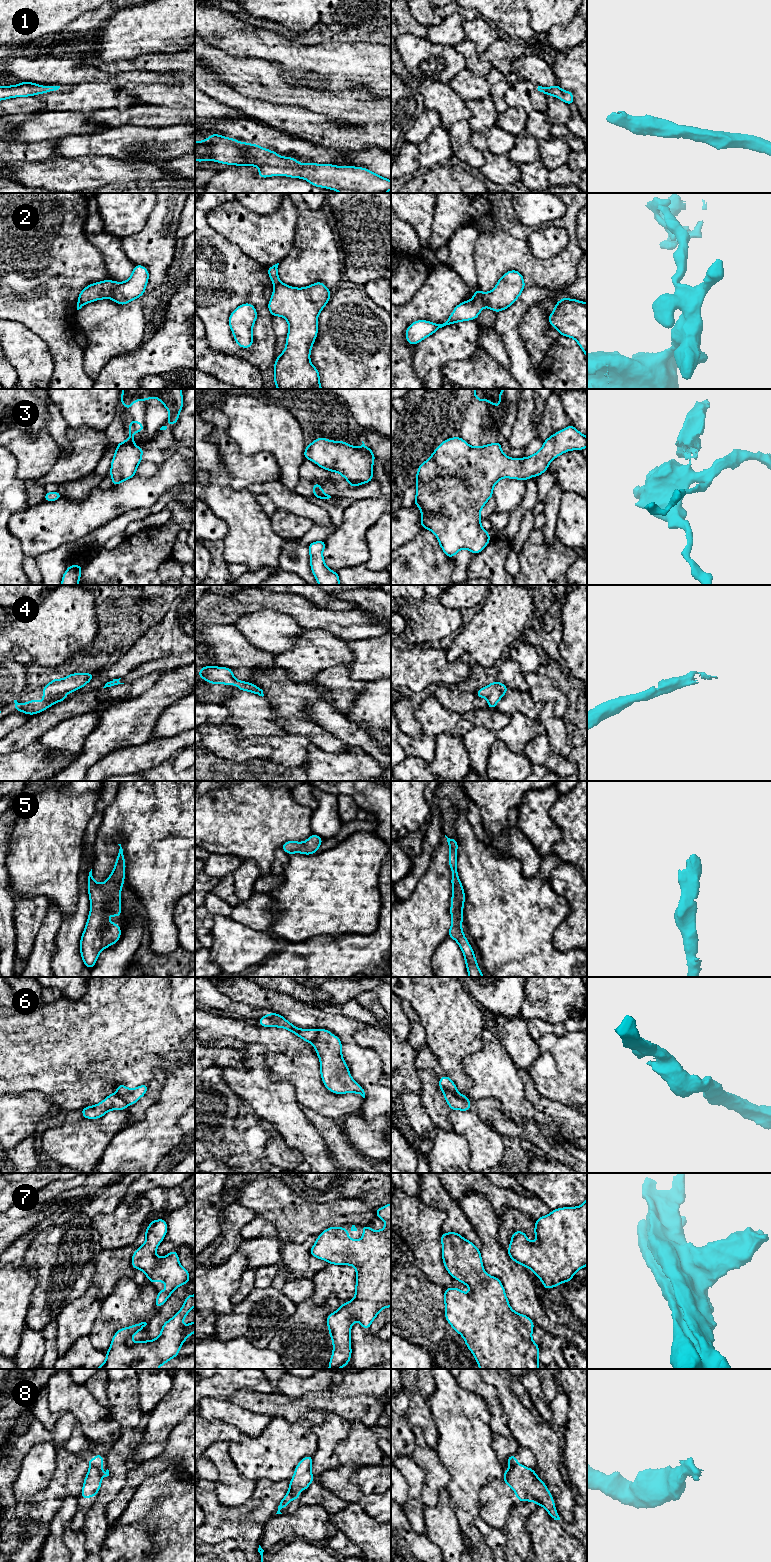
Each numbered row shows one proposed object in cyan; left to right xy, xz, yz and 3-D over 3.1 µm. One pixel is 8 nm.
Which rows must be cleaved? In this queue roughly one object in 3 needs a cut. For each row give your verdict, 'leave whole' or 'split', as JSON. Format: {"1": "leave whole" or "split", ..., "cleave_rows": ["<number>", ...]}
{"1": "leave whole", "2": "split", "3": "split", "4": "leave whole", "5": "leave whole", "6": "split", "7": "leave whole", "8": "split", "cleave_rows": ["2", "3", "6", "8"]}

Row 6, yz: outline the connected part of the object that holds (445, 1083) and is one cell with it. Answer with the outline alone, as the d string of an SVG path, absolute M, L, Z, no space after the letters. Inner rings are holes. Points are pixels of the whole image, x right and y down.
M446 1075L444 1077L439 1078L438 1080L439 1080L439 1087L442 1092L449 1091L449 1092L451 1092L457 1096L463 1097L469 1101L467 1096L462 1095L458 1092L455 1083L451 1080L451 1078L449 1076Z

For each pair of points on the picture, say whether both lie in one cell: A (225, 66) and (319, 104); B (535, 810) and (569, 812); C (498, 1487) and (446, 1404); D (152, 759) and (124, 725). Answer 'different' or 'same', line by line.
A: same
B: different
C: different
D: different

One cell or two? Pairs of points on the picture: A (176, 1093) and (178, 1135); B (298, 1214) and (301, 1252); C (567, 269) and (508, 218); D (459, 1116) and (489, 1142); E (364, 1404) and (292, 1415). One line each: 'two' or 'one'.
A: one
B: two
C: one
D: one
E: one

